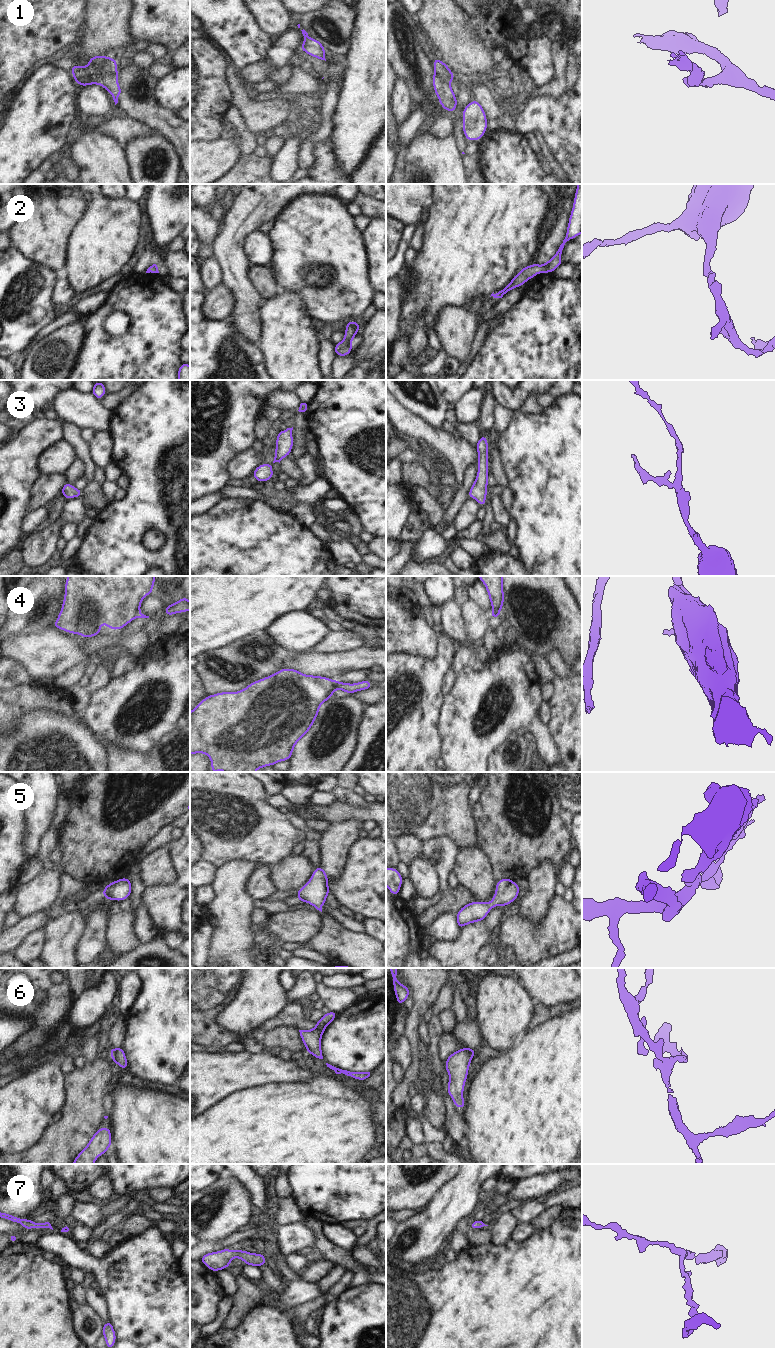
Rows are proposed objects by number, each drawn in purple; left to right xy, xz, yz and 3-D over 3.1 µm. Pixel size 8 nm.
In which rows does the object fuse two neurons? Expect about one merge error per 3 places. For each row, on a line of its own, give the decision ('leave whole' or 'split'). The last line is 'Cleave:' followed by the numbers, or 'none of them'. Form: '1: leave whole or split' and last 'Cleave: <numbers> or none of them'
1: leave whole
2: leave whole
3: leave whole
4: split
5: leave whole
6: leave whole
7: leave whole
Cleave: 4

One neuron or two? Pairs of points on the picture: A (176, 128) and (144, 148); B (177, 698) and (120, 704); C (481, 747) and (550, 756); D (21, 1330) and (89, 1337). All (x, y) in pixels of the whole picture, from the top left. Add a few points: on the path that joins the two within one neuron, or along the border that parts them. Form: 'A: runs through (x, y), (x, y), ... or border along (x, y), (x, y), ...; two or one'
A: border along (162, 133), (173, 143), (179, 153); two
B: runs through (167, 682), (157, 678), (150, 679), (136, 688); one
C: runs through (501, 727), (506, 722), (527, 722), (543, 736); one
D: border along (70, 1314), (71, 1325), (79, 1337); two

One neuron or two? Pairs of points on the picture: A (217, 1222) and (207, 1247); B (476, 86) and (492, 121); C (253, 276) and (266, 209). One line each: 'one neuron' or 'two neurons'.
A: two neurons
B: one neuron
C: two neurons

